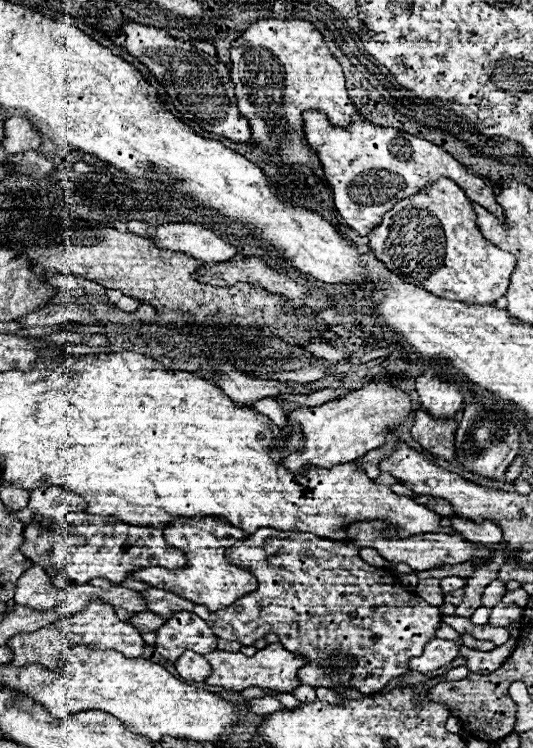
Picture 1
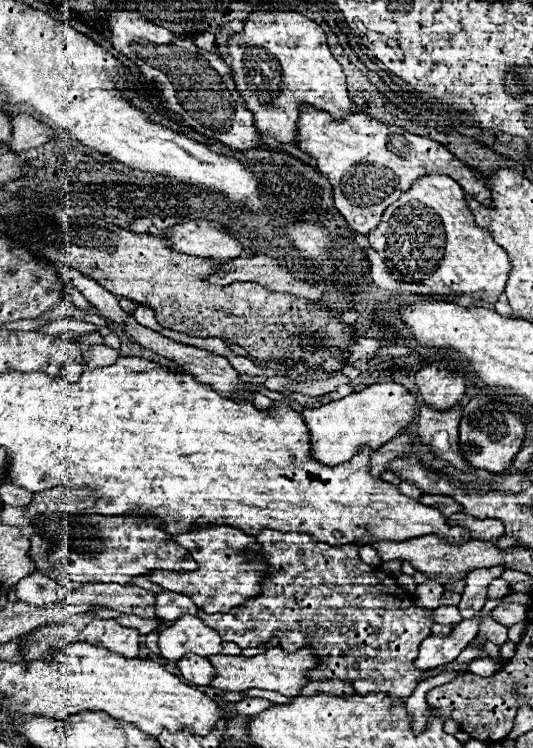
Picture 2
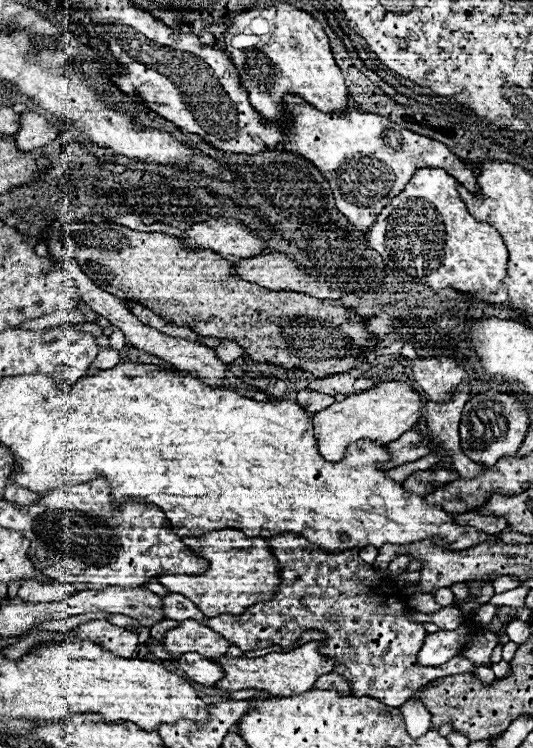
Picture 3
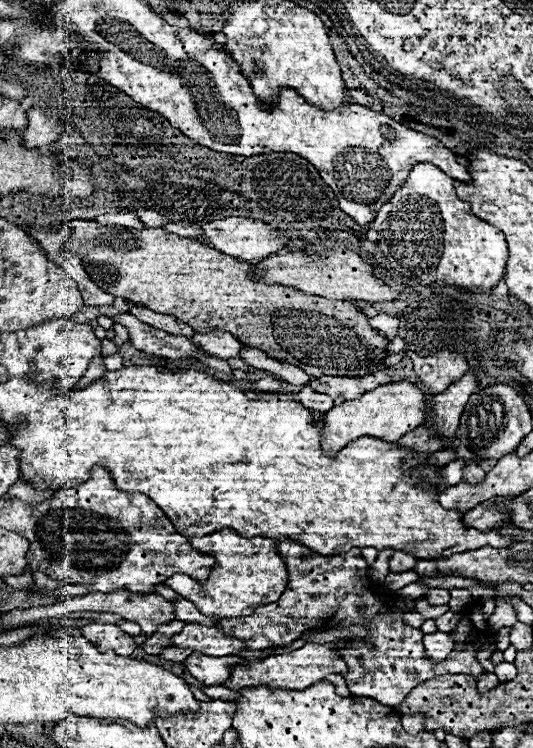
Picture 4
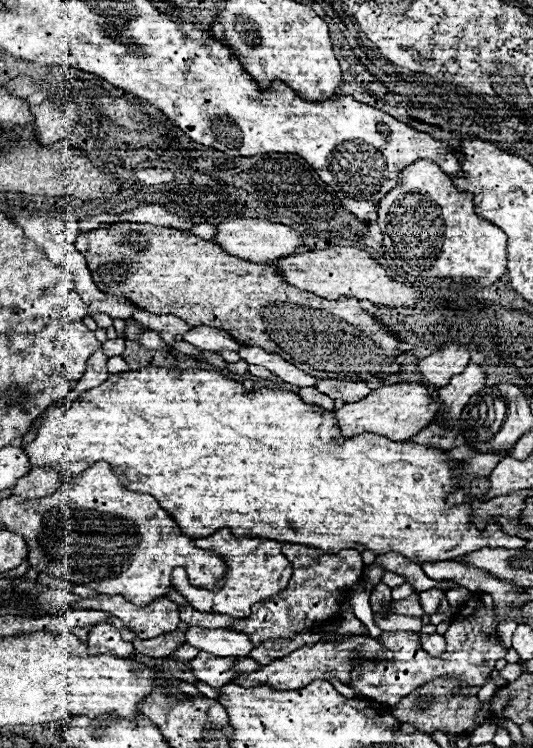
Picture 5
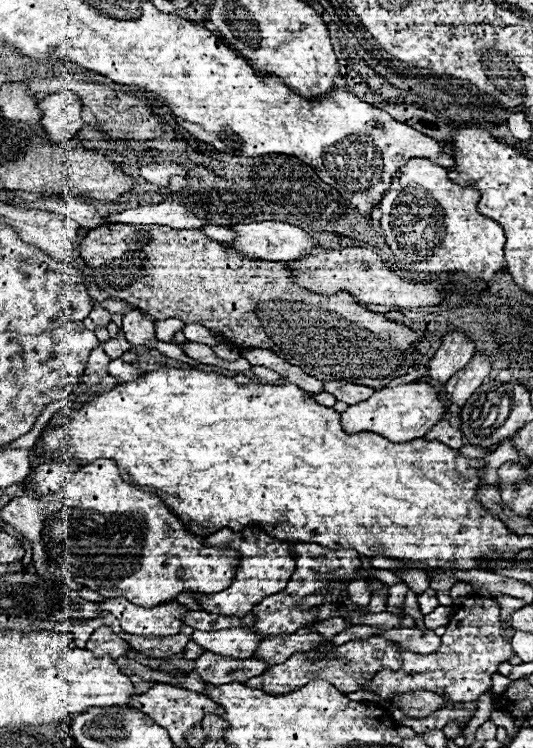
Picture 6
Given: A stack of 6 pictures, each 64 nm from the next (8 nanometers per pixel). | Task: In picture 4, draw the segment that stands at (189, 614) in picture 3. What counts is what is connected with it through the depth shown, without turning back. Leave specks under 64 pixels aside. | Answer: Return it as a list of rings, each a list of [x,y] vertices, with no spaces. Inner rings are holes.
[[[178,598],[178,600],[172,600],[174,604],[174,616],[176,620],[182,620],[182,622],[198,622],[198,624],[204,624],[204,626],[214,626],[218,618],[212,618],[212,616],[204,616],[202,612],[198,612],[198,608],[186,600],[186,598]]]

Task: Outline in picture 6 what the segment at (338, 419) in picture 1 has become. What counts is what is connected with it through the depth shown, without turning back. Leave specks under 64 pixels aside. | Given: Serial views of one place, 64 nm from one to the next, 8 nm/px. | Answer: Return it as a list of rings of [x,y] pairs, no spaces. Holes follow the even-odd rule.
[[[422,382],[414,384],[400,384],[394,388],[382,388],[376,390],[368,400],[358,402],[354,406],[348,406],[340,414],[340,424],[346,434],[356,432],[376,432],[380,436],[386,436],[390,442],[410,442],[420,436],[424,436],[436,422],[440,422],[446,414],[446,406],[438,392]]]

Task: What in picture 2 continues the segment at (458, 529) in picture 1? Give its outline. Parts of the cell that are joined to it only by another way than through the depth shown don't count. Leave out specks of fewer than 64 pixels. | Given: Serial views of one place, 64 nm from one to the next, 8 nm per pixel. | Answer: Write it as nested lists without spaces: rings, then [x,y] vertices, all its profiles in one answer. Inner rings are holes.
[[[460,512],[456,514],[454,524],[466,528],[474,540],[492,540],[492,542],[496,542],[504,534],[504,530],[498,526],[500,524],[498,520],[476,520],[476,518],[464,516]]]

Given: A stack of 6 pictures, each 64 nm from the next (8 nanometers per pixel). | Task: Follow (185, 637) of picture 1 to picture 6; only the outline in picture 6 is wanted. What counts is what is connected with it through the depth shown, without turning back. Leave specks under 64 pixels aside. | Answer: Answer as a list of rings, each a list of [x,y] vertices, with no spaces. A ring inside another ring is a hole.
[[[228,628],[228,630],[194,630],[192,642],[206,648],[208,652],[214,652],[224,658],[250,658],[254,656],[262,636],[256,636],[256,632],[248,628]]]

